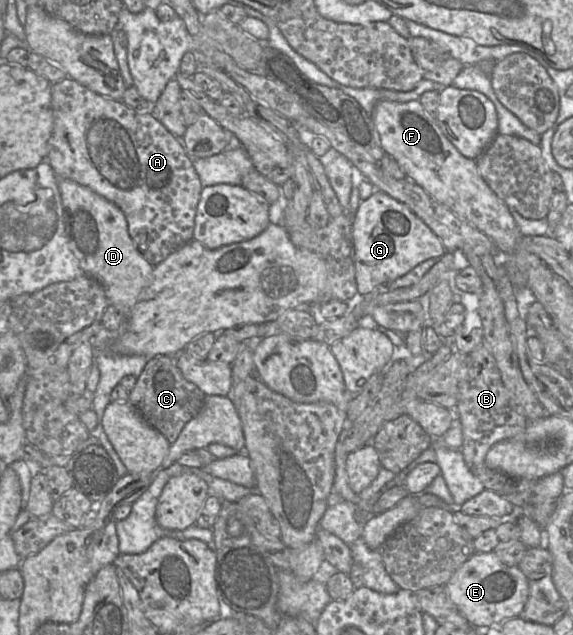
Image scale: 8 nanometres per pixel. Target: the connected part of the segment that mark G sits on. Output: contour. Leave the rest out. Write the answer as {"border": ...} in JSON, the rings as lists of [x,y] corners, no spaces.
{"border":[[[382,191],[360,202],[352,235],[355,279],[361,295],[397,279],[427,259],[442,257],[446,251],[438,236],[407,205]]]}

